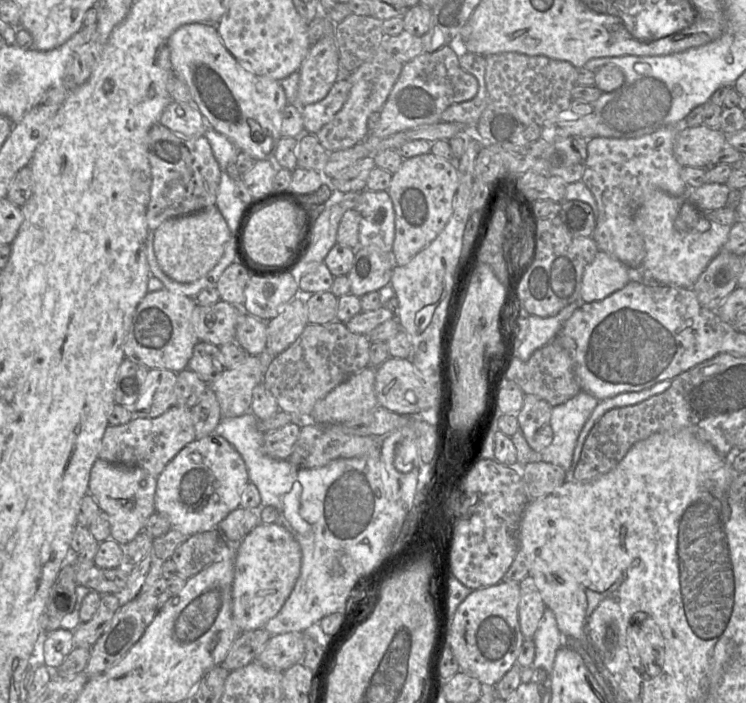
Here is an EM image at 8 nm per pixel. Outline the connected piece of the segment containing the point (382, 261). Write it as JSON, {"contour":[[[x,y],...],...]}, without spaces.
{"contour":[[[357,247],[352,268],[347,275],[350,293],[361,298],[369,292],[379,291],[390,284],[395,266],[392,252],[379,254],[375,250]]]}

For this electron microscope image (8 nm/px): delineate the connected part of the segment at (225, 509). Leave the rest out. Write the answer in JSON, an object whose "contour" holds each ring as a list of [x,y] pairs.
{"contour":[[[216,434],[196,438],[156,477],[155,511],[168,518],[171,529],[186,536],[217,530],[218,524],[240,507],[241,495],[248,483],[246,464],[232,444]]]}

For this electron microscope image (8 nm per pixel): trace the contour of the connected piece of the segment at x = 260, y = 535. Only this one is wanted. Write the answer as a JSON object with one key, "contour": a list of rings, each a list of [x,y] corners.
{"contour":[[[281,523],[260,524],[236,544],[232,614],[241,632],[264,628],[279,613],[300,576],[301,565],[300,545]]]}

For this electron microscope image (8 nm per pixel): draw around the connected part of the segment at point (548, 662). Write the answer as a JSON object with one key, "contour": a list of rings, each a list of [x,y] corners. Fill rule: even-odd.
{"contour":[[[547,608],[533,637],[535,644],[535,669],[544,668],[552,672],[557,651],[564,646],[564,636],[558,628],[554,612]]]}

